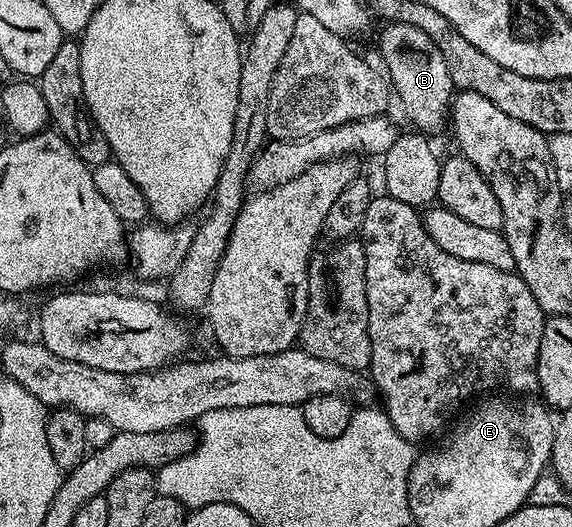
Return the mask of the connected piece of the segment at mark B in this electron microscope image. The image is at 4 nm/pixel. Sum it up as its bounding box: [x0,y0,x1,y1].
[378,21,456,135]

